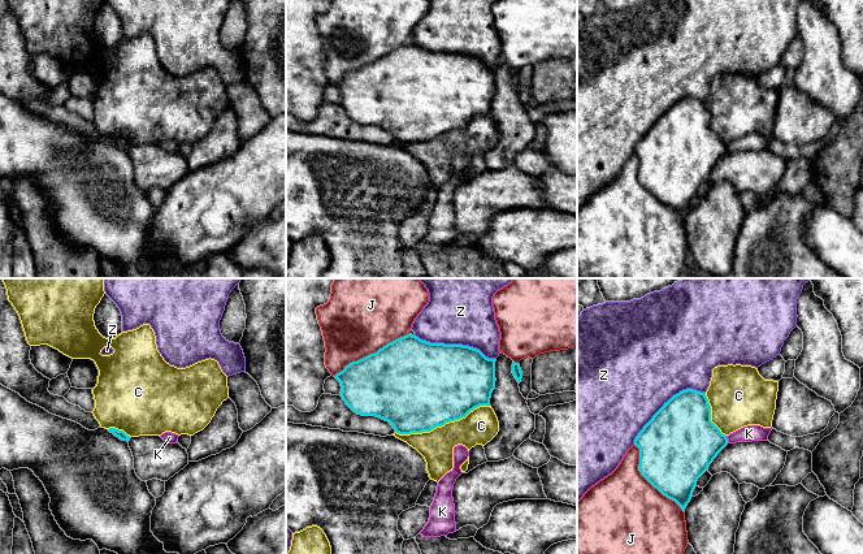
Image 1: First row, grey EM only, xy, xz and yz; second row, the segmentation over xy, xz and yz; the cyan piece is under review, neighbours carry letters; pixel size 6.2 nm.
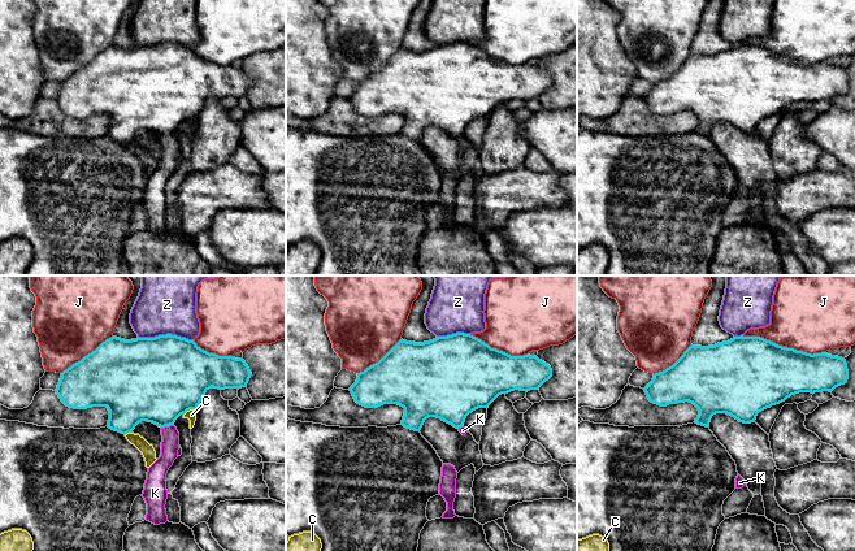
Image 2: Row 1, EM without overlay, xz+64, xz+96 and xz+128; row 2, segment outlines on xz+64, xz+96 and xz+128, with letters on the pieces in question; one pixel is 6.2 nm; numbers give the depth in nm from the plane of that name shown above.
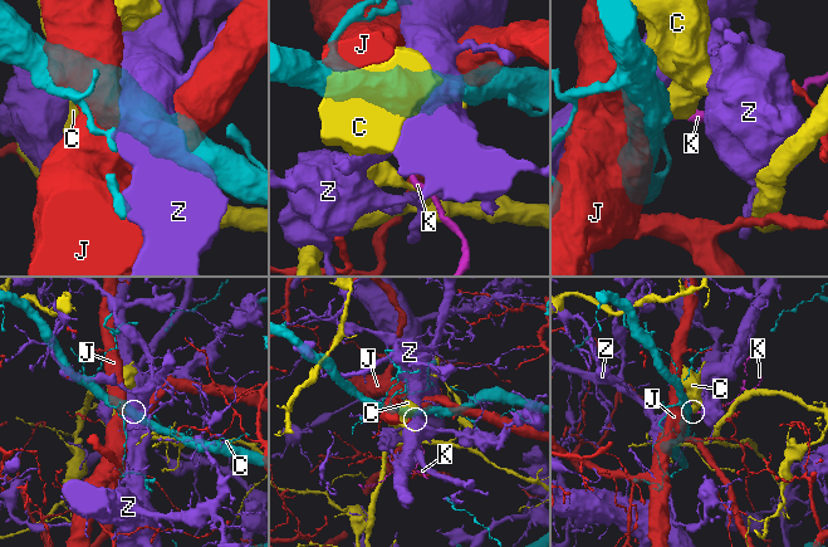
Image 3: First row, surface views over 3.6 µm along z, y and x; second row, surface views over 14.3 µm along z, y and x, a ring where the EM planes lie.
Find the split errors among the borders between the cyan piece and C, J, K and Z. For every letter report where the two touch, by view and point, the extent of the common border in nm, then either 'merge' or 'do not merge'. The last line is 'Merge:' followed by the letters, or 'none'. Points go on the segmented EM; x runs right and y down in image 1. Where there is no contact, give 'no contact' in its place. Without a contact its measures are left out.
C: contact xz (442, 424); length 600 nm; do not merge
J: contact xz (371, 354); length 550 nm; do not merge
K: contact yz (727, 440); length 50 nm; merge
Z: contact yz (664, 405); length 550 nm; do not merge
Merge: K

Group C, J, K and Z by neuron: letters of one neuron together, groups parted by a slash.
C / J / K / Z

